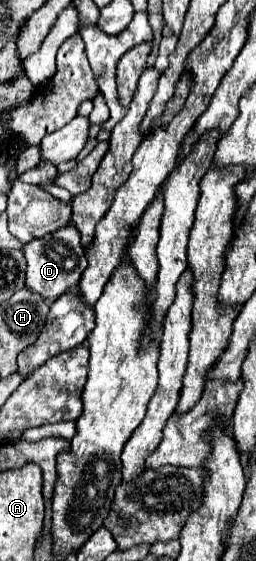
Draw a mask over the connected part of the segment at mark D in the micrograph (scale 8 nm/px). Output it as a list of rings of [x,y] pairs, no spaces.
[[[72,224],[54,234],[48,234],[44,238],[36,238],[34,242],[28,242],[24,246],[24,254],[28,260],[26,288],[30,288],[34,294],[42,296],[48,302],[54,302],[64,292],[78,286],[78,282],[82,278],[82,270],[86,270],[86,266],[88,266],[86,254],[80,244],[80,234]]]

